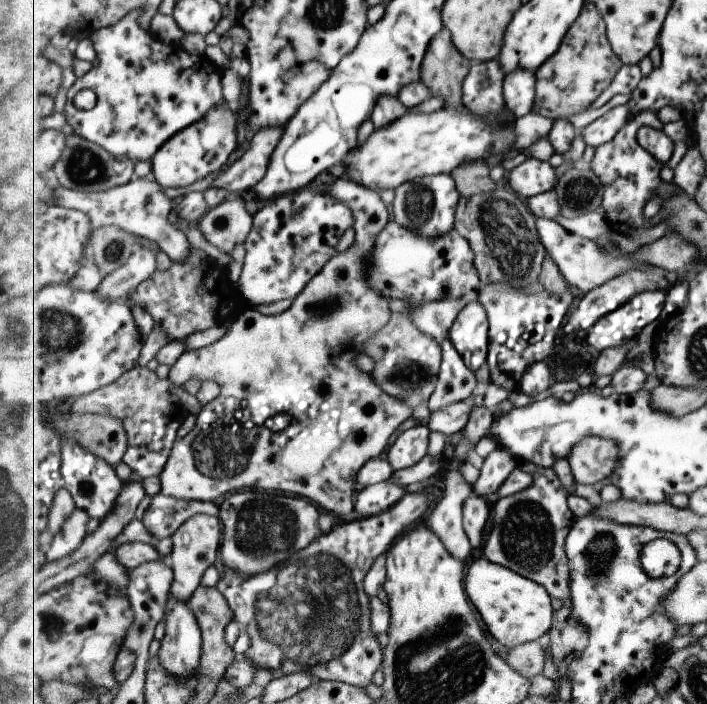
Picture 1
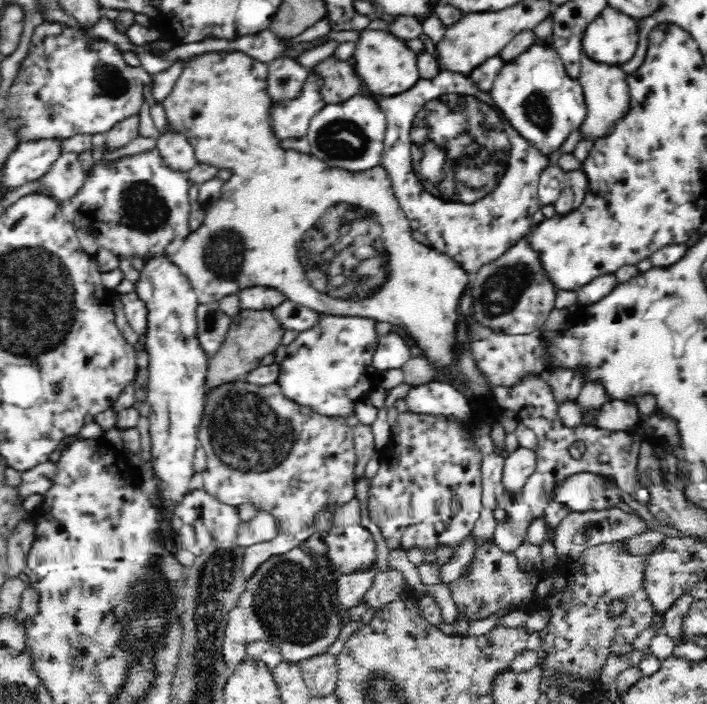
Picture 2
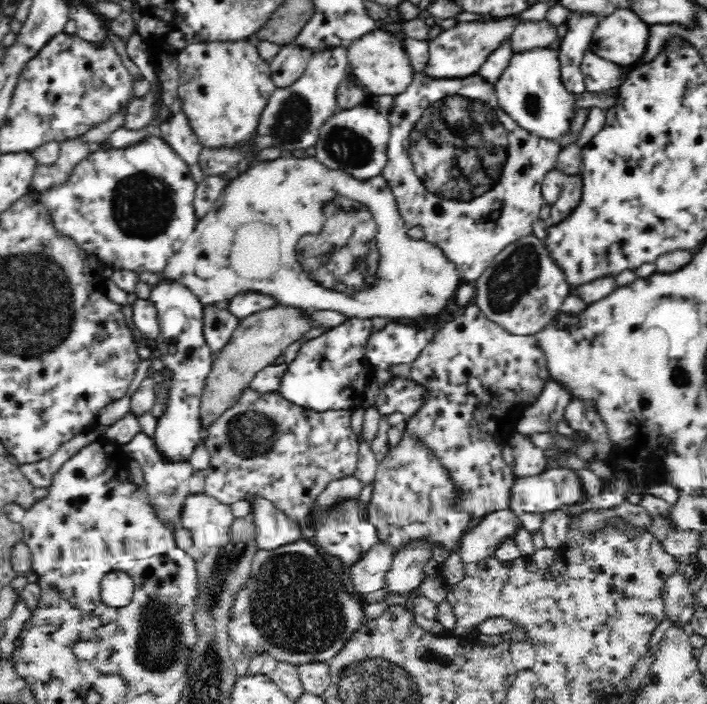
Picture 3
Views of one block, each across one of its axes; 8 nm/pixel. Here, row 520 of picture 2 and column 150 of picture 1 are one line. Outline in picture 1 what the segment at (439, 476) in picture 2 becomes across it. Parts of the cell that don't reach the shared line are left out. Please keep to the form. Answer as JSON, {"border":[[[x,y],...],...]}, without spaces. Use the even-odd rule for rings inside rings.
{"border":[[[146,367],[126,372],[118,381],[72,400],[70,405],[73,406],[73,412],[79,412],[81,415],[101,413],[123,421],[129,445],[123,461],[138,479],[160,476],[180,438],[178,432],[181,424],[190,414],[199,416],[203,406],[200,400],[188,393],[182,385],[172,383],[169,377],[161,380],[157,378],[155,371]]]}

